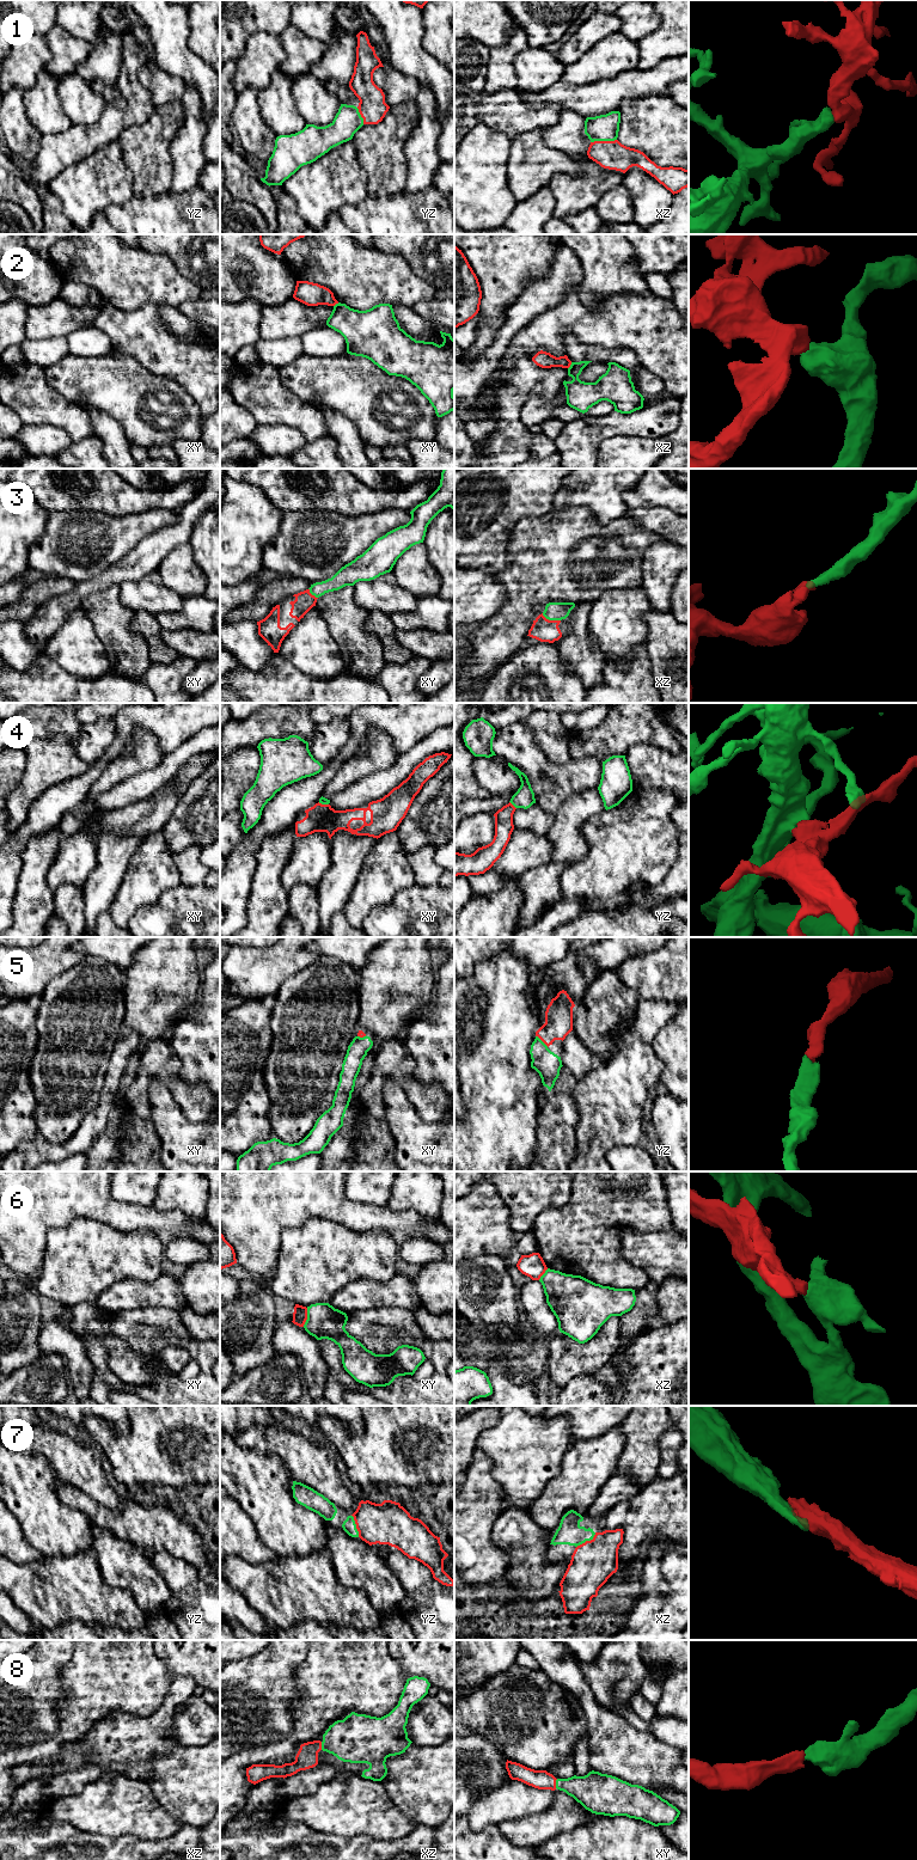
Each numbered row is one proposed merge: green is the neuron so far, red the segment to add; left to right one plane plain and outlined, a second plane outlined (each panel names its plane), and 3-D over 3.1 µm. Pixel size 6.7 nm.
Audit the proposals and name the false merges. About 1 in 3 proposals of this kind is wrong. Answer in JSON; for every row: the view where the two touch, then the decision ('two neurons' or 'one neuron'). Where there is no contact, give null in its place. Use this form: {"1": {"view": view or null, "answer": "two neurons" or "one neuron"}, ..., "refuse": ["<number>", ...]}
{"1": {"view": "xz", "answer": "one neuron"}, "2": {"view": "xz", "answer": "two neurons"}, "3": {"view": "xz", "answer": "one neuron"}, "4": {"view": "yz", "answer": "one neuron"}, "5": {"view": "yz", "answer": "one neuron"}, "6": {"view": "xy", "answer": "two neurons"}, "7": {"view": "xz", "answer": "one neuron"}, "8": {"view": "xy", "answer": "one neuron"}, "refuse": ["2", "6"]}

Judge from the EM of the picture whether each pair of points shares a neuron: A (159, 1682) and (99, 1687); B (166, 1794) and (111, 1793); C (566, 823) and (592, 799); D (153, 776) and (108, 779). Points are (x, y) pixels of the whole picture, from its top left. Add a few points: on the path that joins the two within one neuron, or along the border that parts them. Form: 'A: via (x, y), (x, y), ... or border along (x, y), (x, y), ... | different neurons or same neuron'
A: via (145, 1682), (114, 1682) | same neuron
B: border along (146, 1781), (152, 1796), (163, 1808) | different neurons
C: via (572, 817), (586, 805) | same neuron
D: border along (153, 768), (134, 774), (103, 793) | different neurons

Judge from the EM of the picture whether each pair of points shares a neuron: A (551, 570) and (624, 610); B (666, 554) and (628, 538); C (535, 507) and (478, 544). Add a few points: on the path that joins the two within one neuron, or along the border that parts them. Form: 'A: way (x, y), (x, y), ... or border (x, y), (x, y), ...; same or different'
A: border (628, 589), (607, 589), (590, 603); different
B: border (664, 542), (646, 550), (642, 574); different
C: way (520, 507), (515, 507), (493, 530); same

